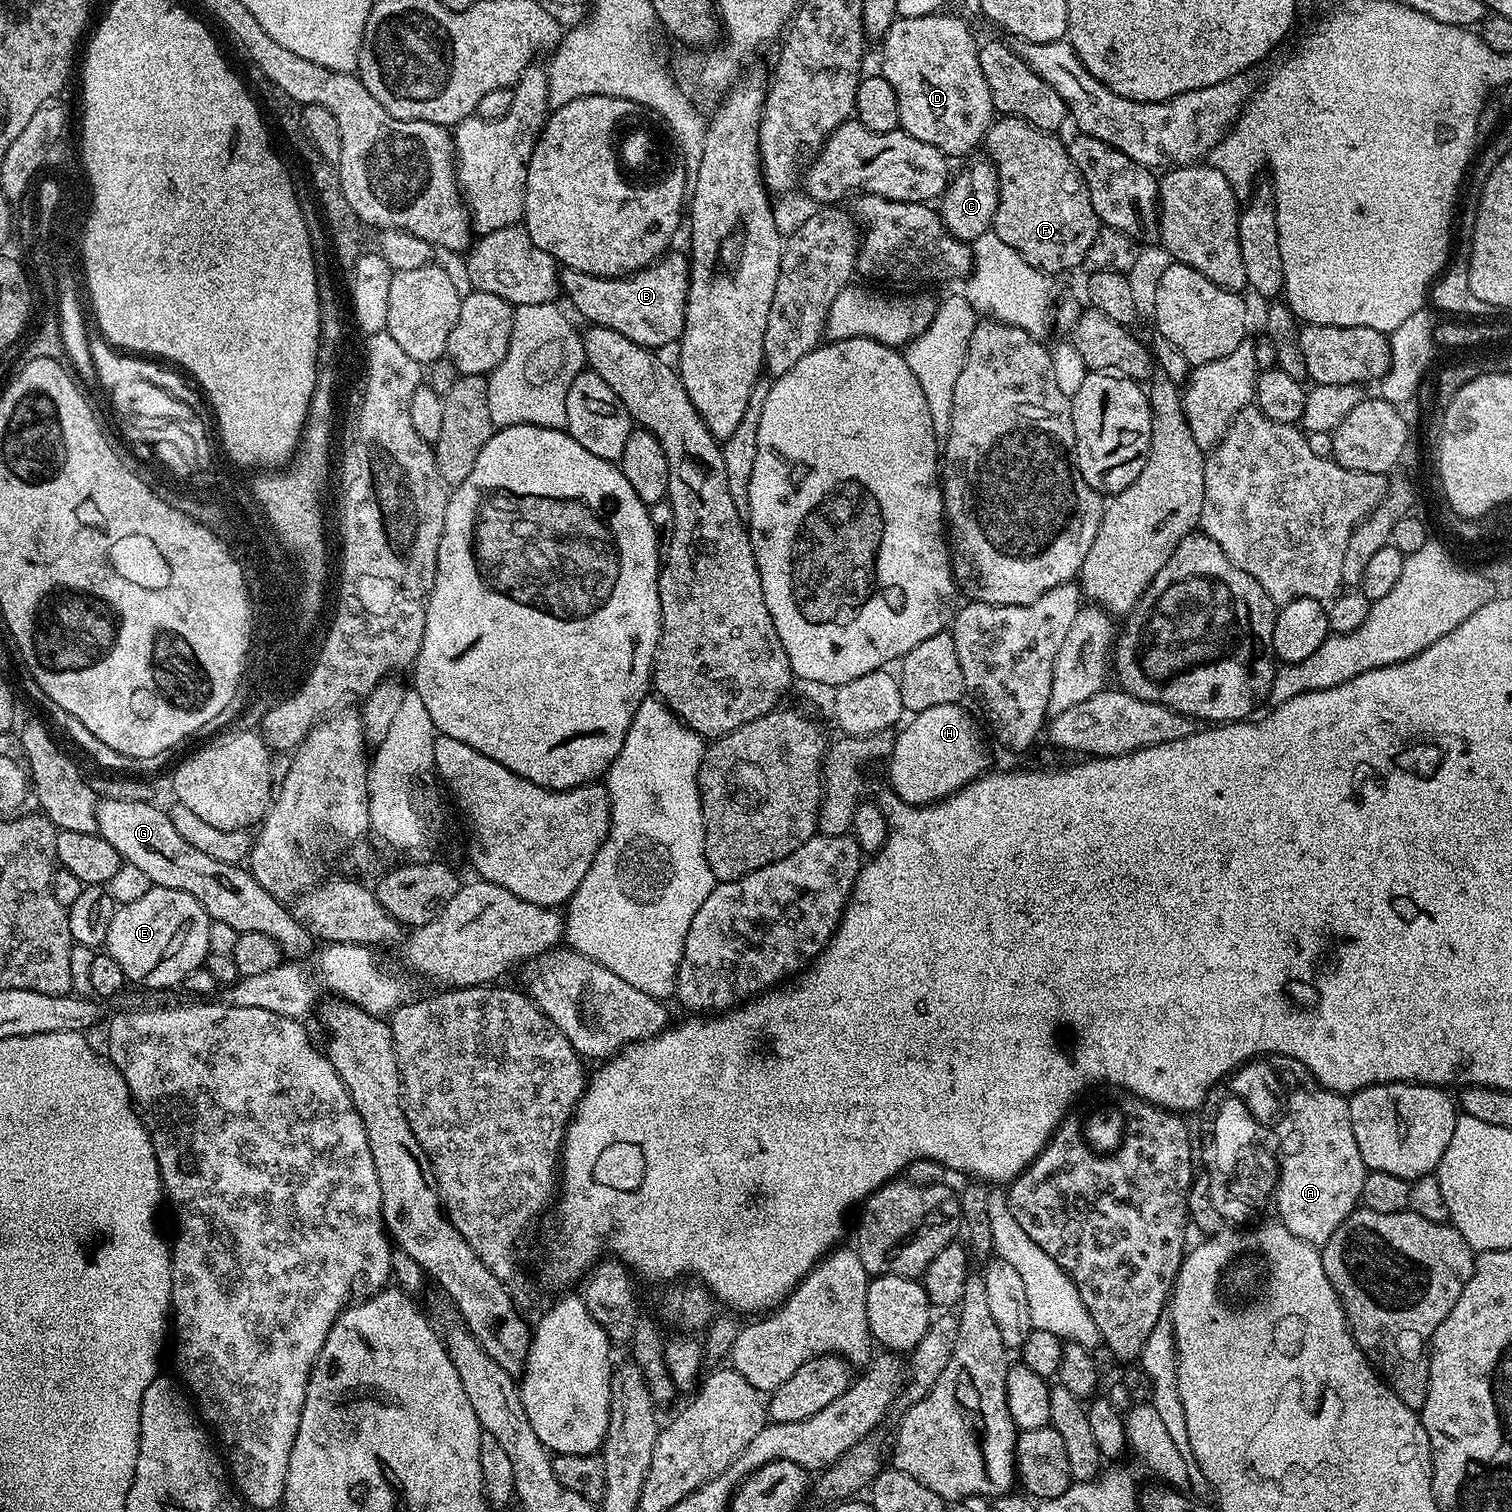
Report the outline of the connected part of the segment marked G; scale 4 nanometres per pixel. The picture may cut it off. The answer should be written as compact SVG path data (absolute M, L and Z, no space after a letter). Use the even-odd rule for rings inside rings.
M100 800L95 809L96 832L114 850L118 850L121 861L126 864L133 864L142 869L146 878L150 878L153 886L158 888L169 888L170 890L182 890L190 894L190 898L198 898L198 902L208 911L209 916L218 922L226 922L226 926L234 926L236 932L253 932L254 934L266 934L274 938L274 942L279 946L281 953L289 961L300 962L313 955L312 947L314 941L301 924L292 914L292 909L285 901L274 898L268 890L262 890L262 886L252 877L251 871L247 867L230 862L217 862L215 858L209 858L207 854L202 854L198 846L190 846L182 834L174 826L171 815L164 812L156 804L146 802L122 802L121 800Z

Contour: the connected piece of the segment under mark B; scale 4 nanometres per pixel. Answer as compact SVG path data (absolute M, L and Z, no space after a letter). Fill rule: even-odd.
M669 250L653 264L628 276L595 276L564 268L560 273L560 290L563 299L568 299L576 307L577 314L588 319L589 325L618 330L622 338L630 338L630 342L638 342L643 348L664 350L660 348L679 341L684 329L689 263L685 253L683 256Z

